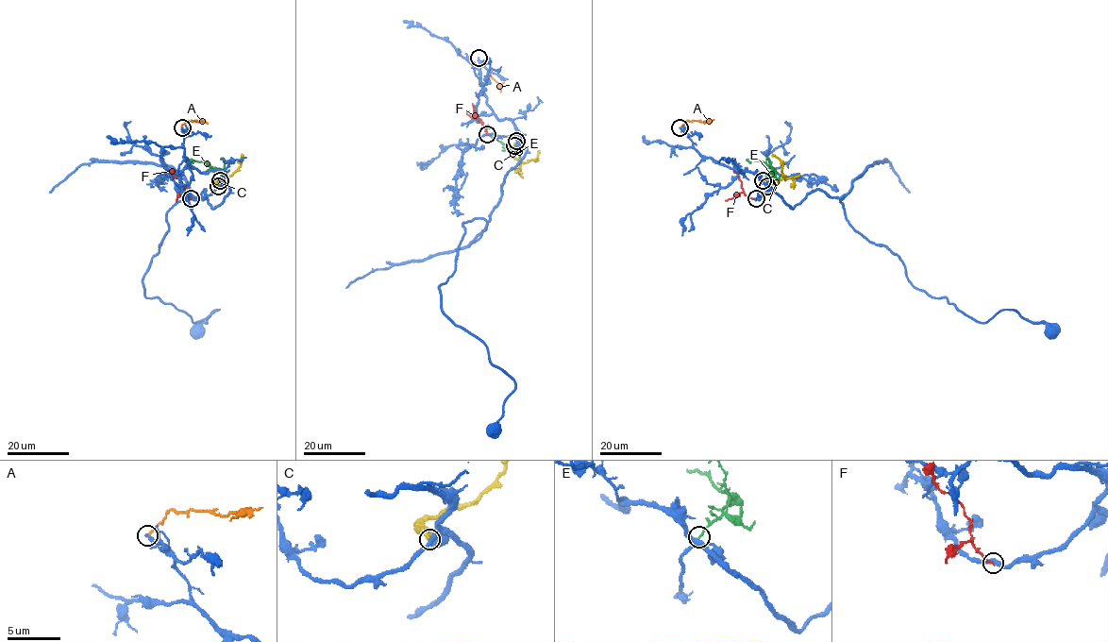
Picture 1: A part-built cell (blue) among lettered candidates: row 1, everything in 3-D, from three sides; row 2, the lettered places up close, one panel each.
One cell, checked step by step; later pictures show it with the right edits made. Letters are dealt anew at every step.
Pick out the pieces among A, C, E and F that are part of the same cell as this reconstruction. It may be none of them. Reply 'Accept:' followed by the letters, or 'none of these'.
Accept: E

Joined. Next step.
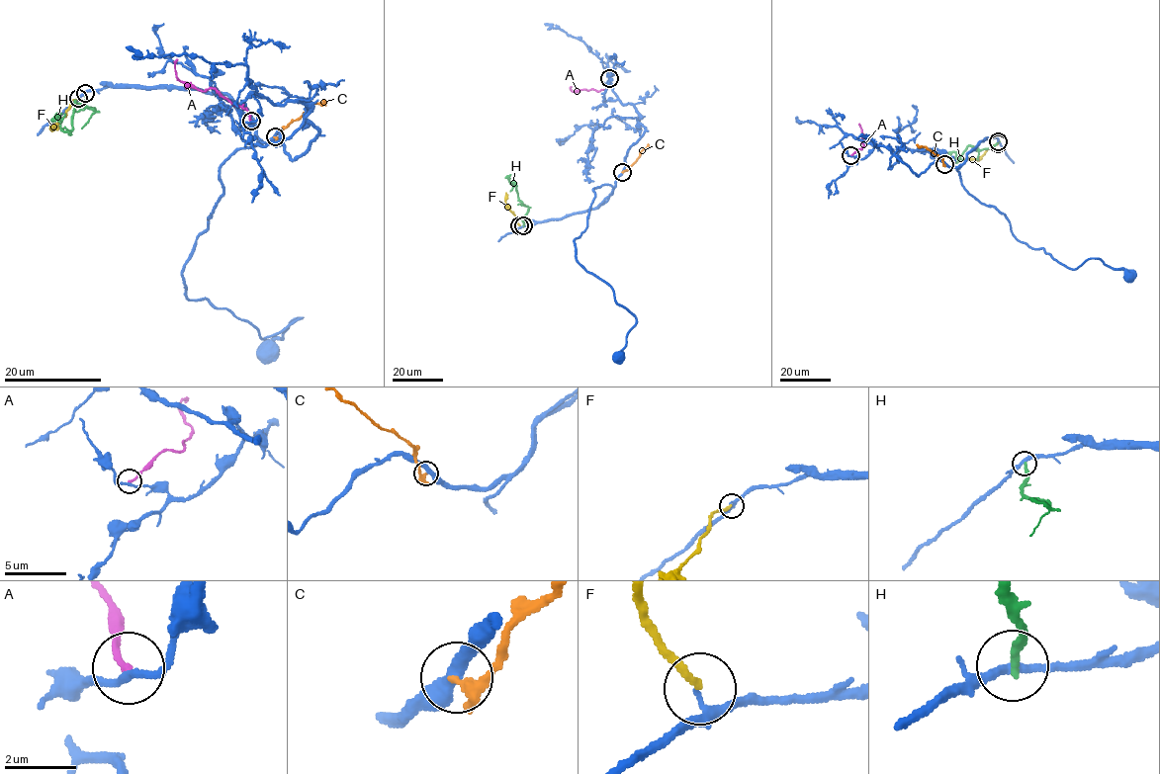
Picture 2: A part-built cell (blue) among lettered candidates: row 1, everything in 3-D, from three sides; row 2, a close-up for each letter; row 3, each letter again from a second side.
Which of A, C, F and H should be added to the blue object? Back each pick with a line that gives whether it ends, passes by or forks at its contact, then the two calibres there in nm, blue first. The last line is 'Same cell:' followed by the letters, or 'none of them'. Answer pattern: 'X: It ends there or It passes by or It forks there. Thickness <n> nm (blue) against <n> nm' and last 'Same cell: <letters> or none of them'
Same cell: none of them

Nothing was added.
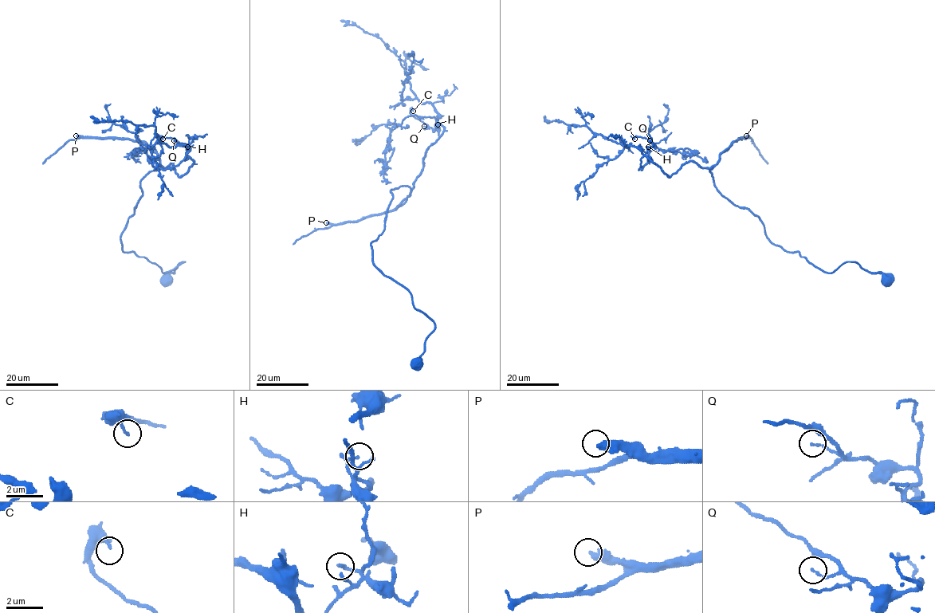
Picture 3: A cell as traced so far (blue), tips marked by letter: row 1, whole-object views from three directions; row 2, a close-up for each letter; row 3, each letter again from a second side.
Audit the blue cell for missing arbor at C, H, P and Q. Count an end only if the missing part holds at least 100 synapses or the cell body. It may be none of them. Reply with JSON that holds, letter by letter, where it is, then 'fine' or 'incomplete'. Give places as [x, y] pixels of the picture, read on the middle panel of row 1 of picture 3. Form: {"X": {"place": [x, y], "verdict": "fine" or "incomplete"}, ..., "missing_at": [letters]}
{"C": {"place": [413, 111], "verdict": "fine"}, "H": {"place": [438, 124], "verdict": "fine"}, "P": {"place": [326, 222], "verdict": "incomplete"}, "Q": {"place": [424, 126], "verdict": "fine"}, "missing_at": ["P"]}

